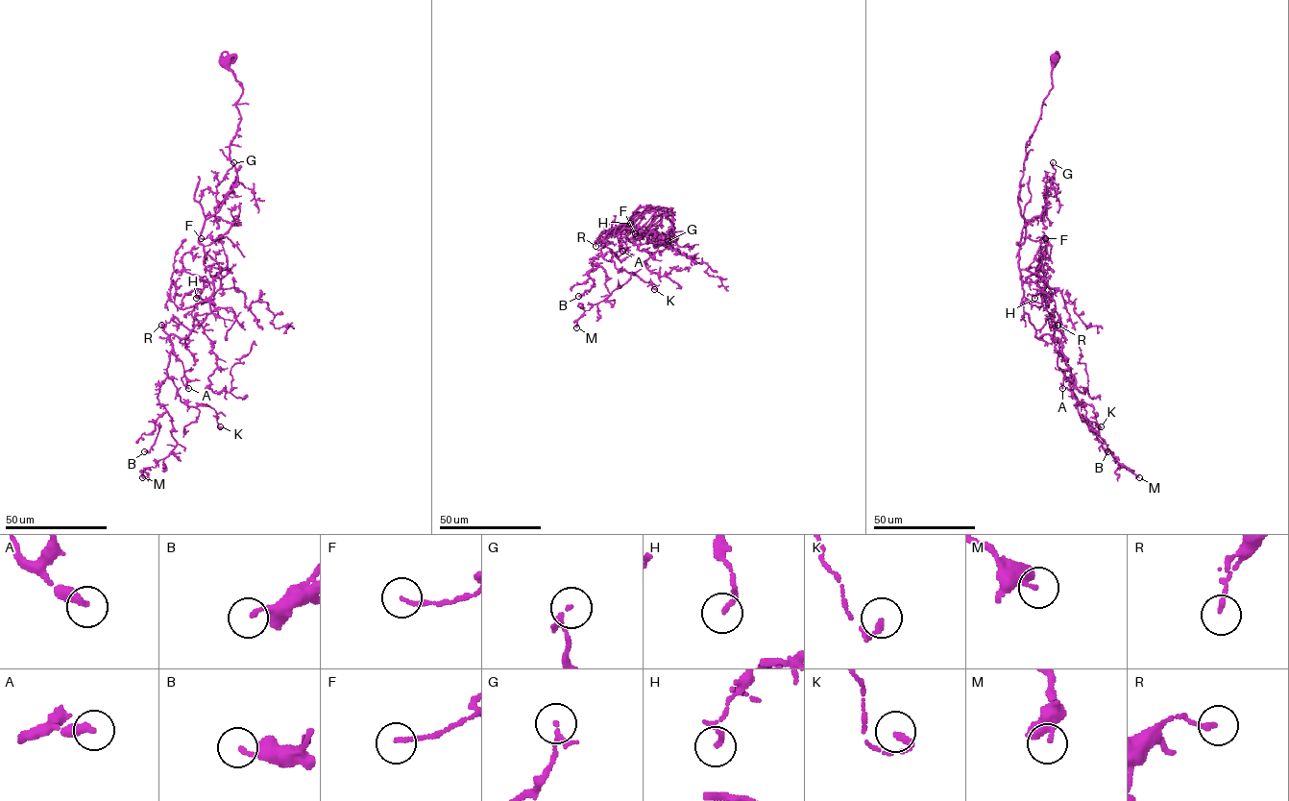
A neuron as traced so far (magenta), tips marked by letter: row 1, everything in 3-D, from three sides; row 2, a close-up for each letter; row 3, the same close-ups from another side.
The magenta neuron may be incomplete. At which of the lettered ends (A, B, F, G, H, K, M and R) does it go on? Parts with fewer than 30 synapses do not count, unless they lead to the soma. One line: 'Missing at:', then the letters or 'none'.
Missing at: none

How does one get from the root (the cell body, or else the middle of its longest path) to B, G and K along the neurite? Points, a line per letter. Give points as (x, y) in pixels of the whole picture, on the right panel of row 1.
B: (1053, 60), (1018, 199), (1023, 309), (1037, 338), (1050, 336), (1081, 419), (1107, 451)
G: (1053, 60), (1052, 87), (1026, 144), (1018, 199), (1025, 236), (1019, 246), (1024, 225), (1041, 214), (1053, 162)
K: (1053, 60), (1018, 199), (1023, 309), (1037, 338), (1050, 336), (1073, 396), (1093, 407), (1101, 426)

